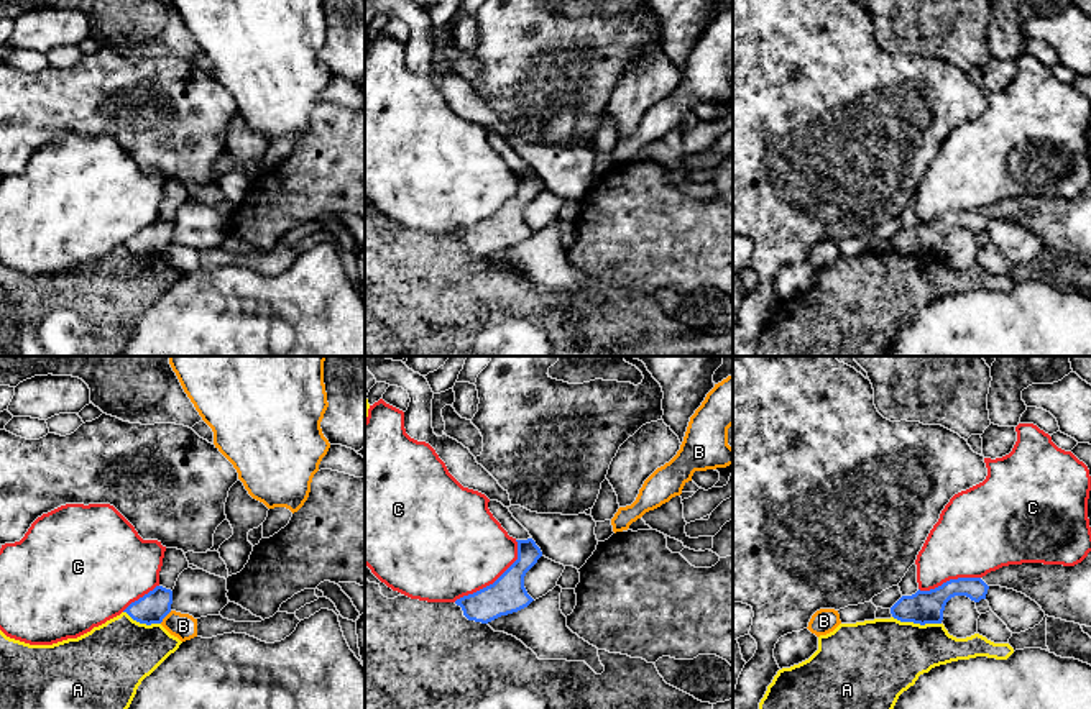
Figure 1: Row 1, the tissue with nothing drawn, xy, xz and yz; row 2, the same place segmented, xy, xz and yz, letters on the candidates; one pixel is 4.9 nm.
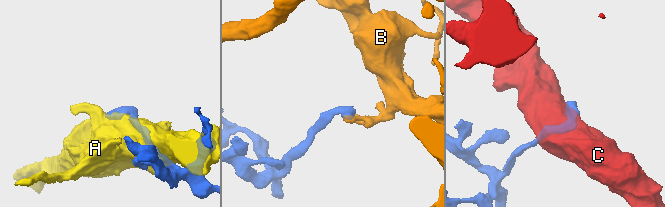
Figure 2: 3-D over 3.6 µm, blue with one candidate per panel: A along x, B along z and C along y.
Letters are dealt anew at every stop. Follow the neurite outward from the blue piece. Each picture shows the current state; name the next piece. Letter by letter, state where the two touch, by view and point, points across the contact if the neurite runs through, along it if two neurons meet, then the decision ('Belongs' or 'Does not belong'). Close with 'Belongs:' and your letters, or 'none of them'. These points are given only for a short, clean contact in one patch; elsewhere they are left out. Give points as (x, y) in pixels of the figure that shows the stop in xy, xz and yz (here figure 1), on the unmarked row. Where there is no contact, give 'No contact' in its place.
A: Touches blue at yz (917, 255). Does not belong
B: Touches blue at xy (165, 248). Boundary: xy (171, 243), (160, 255). Does not belong
C: Touches blue at xz (495, 214). Does not belong
Belongs: none of them

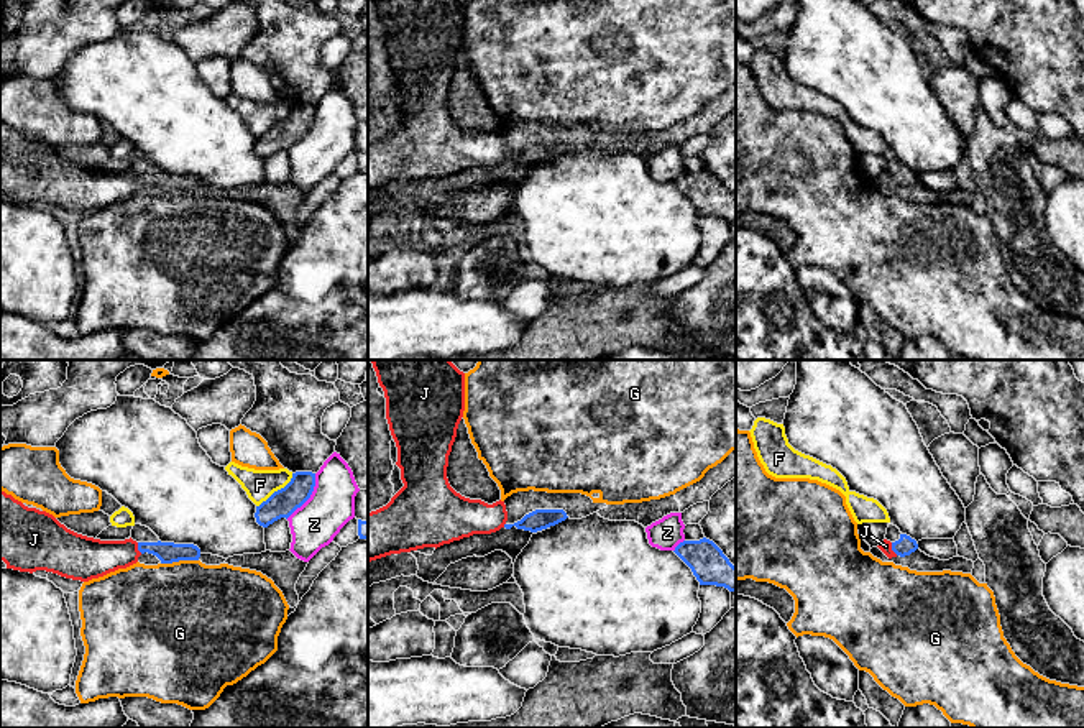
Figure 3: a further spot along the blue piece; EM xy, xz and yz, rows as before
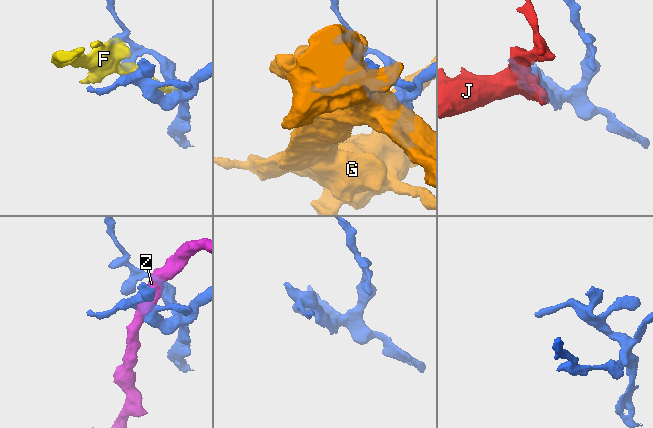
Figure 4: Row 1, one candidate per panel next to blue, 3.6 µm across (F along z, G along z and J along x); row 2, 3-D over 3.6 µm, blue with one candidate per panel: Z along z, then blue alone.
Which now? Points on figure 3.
F: Touches blue at xy (278, 122). Does not belong
G: Touches blue at xy (179, 191). Does not belong
J: Touches blue at yz (892, 181). Path across: yz (905, 176), (892, 181), (886, 178). Belongs
Z: Touches blue at xy (309, 129). Does not belong
Belongs: J

